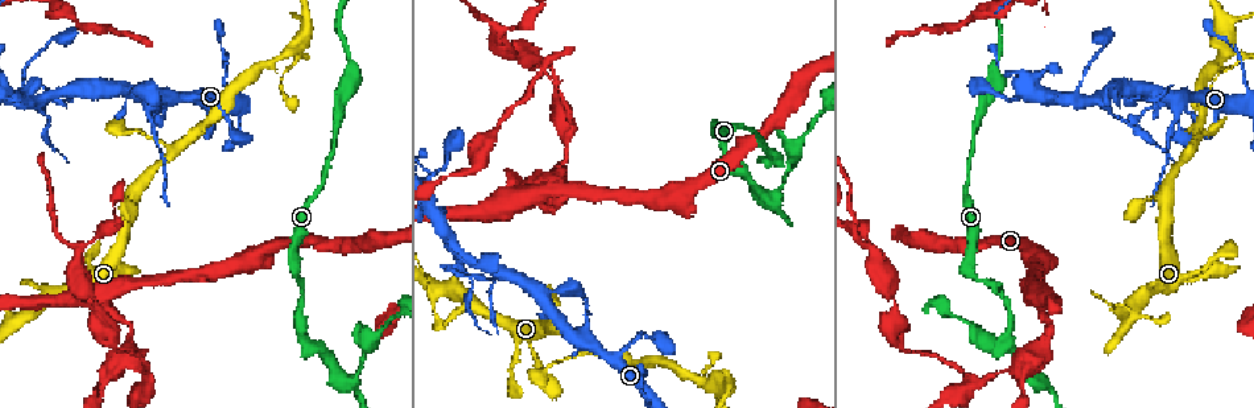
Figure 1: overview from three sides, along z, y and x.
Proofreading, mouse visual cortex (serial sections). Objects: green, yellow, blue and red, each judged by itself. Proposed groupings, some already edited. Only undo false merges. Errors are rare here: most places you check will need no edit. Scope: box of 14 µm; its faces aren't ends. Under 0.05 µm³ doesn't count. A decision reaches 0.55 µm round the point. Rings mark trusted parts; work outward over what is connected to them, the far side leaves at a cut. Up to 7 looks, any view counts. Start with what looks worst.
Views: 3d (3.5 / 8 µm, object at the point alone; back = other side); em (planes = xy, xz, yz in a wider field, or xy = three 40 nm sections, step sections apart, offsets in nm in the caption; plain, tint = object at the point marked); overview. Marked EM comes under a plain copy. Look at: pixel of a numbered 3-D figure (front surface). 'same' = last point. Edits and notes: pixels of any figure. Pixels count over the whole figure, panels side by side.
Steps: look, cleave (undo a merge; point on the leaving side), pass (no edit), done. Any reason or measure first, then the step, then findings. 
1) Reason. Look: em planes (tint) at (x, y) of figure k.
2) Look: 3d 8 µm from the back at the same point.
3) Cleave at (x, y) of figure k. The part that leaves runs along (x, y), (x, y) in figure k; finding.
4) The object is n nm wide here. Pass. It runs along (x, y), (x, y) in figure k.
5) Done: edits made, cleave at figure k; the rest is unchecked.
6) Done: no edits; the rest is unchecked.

Sudden change in width. Look: 3d 3.5 µm at (150, 110) of figure 1.

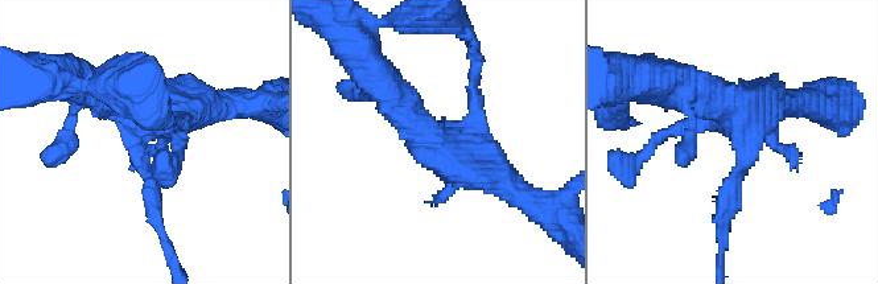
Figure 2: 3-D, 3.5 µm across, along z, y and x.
Look: em xy step 5 (tint) at (137, 132) of figure 2.

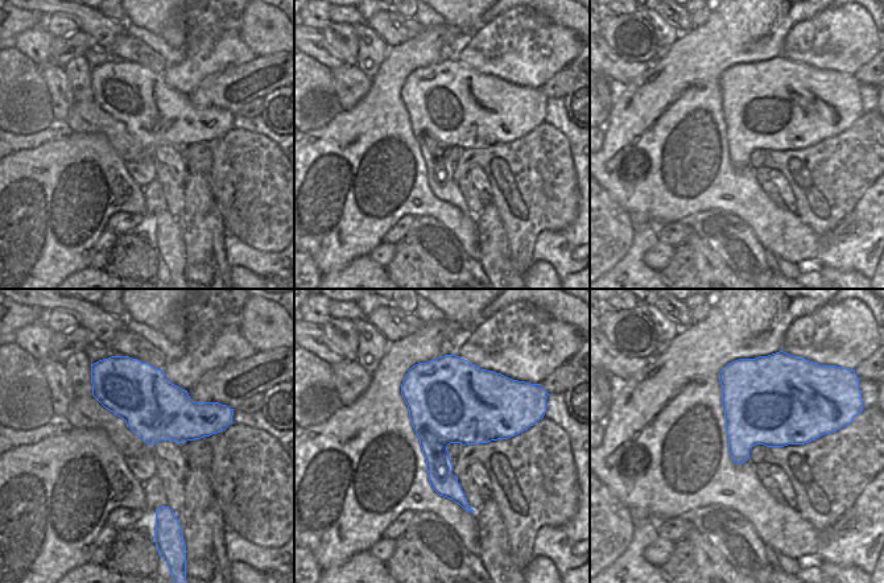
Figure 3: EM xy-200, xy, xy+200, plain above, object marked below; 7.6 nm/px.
Pass. It runs along (514, 189), (437, 148), (384, 87) in figure 2; continuous, no second cell.

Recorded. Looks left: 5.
Sudden change in width. Look: em xy step 2 (tint) at (107, 304) of figure 1.

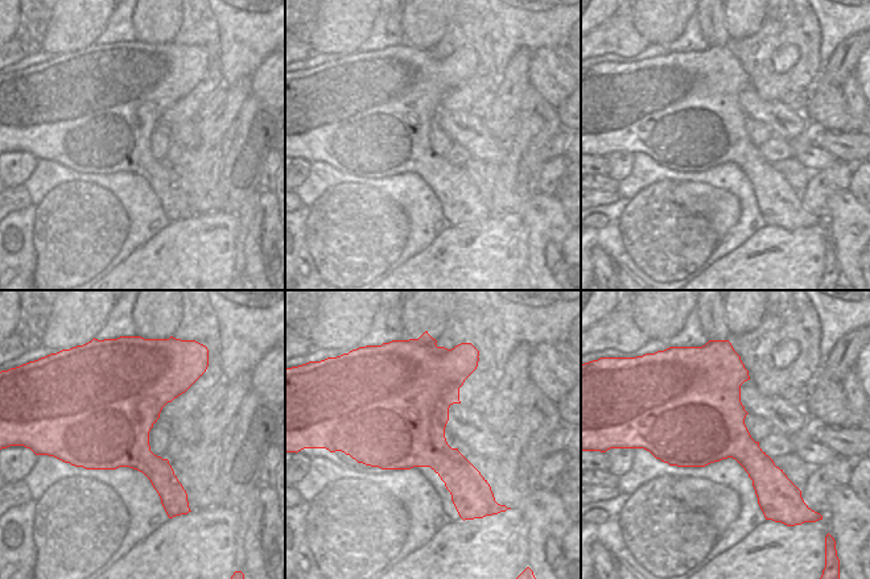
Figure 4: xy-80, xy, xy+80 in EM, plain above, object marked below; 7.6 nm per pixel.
Wider look. Look: 3d 3.5 µm at the same point.

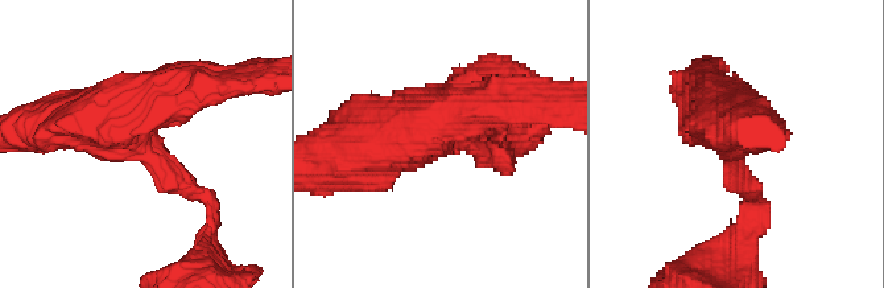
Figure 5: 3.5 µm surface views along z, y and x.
Pass. Continuous, no second cell.

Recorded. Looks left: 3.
Look: 3d 3.5 µm at (140, 371) of figure 1.

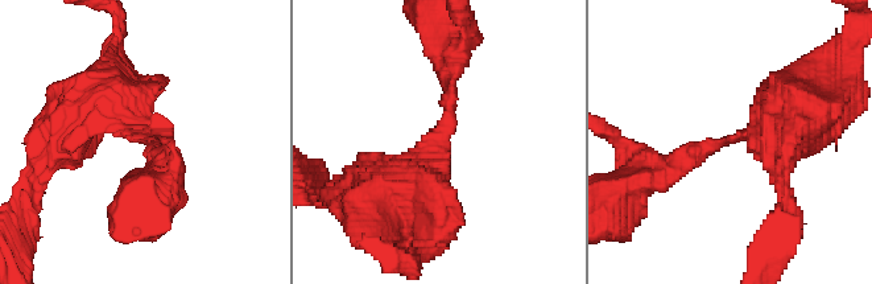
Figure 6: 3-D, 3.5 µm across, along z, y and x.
The arms are 200, 700 nm wide; now the EM. Look: em planes (tint) at (437, 149) of figure 6.

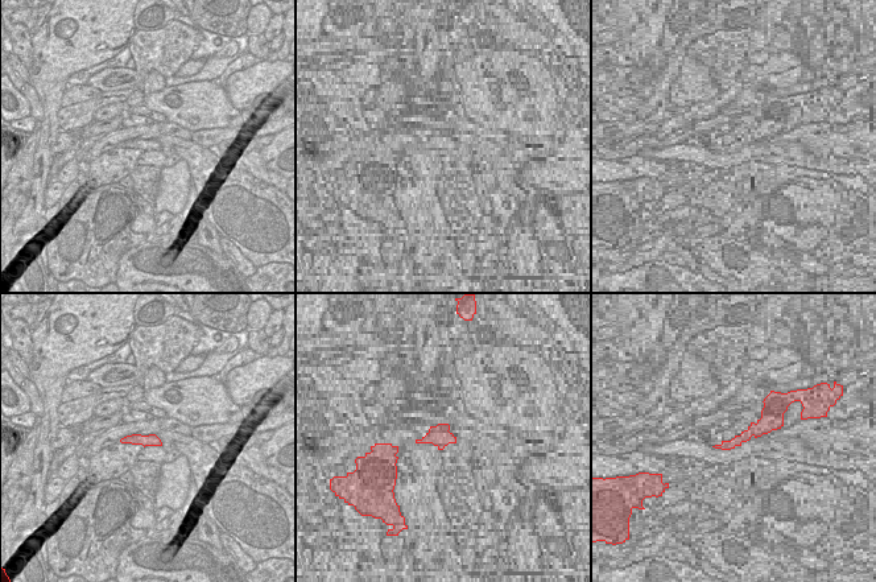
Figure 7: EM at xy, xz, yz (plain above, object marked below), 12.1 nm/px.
Pass. It runs along (805, 91), (666, 169) in figure 6; all the same cell.

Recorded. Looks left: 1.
Done: no edits; the rest is unchecked.

